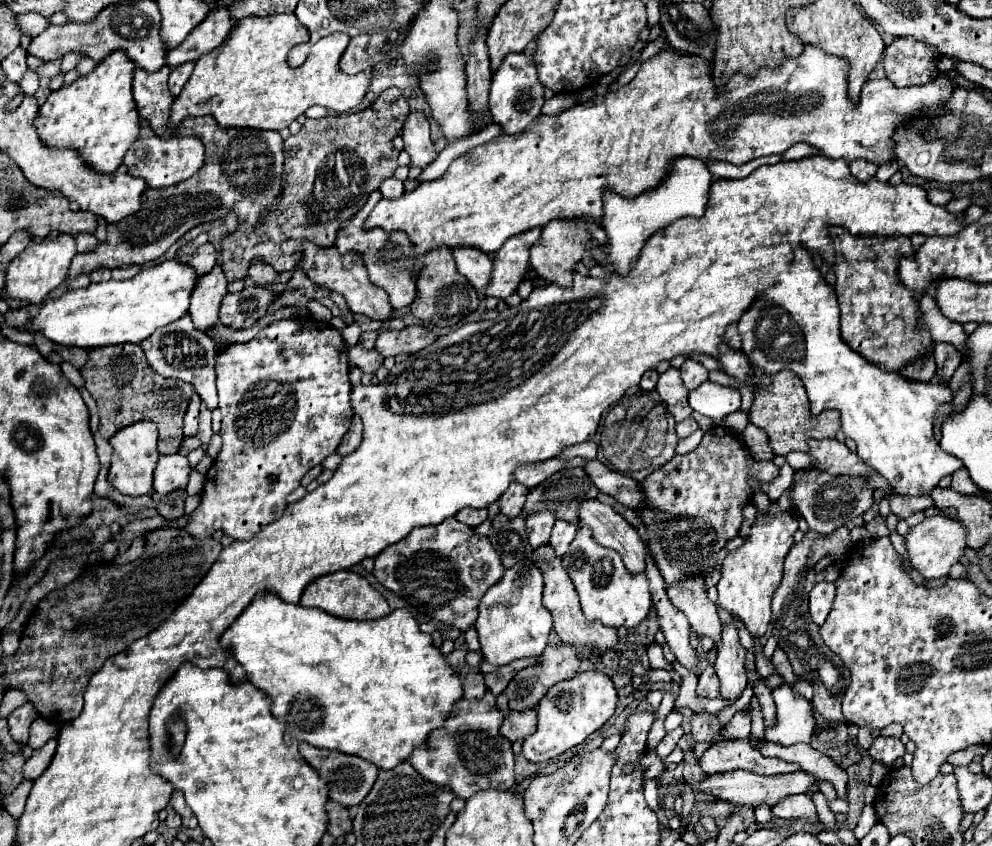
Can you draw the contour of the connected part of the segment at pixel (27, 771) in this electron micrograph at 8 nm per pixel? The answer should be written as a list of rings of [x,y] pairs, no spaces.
[[[56,738],[48,740],[42,748],[38,748],[26,762],[24,762],[24,768],[22,768],[22,774],[26,780],[34,780],[38,778],[50,764],[52,756],[54,756],[54,750],[56,750]]]

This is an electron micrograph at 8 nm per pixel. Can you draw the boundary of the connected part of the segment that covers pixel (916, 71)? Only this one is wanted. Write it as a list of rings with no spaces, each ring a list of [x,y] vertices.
[[[896,38],[884,50],[884,70],[896,86],[916,86],[930,82],[938,72],[940,52],[914,38]]]

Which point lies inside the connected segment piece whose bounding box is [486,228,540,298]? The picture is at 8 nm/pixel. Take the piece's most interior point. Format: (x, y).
(509, 265)

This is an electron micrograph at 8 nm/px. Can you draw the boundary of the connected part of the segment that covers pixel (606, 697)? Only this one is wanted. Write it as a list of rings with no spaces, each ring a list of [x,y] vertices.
[[[578,672],[572,680],[562,680],[554,684],[540,700],[538,712],[538,730],[532,736],[524,738],[522,754],[534,762],[546,762],[558,758],[562,752],[582,744],[592,732],[596,732],[616,710],[616,688],[604,672]]]

